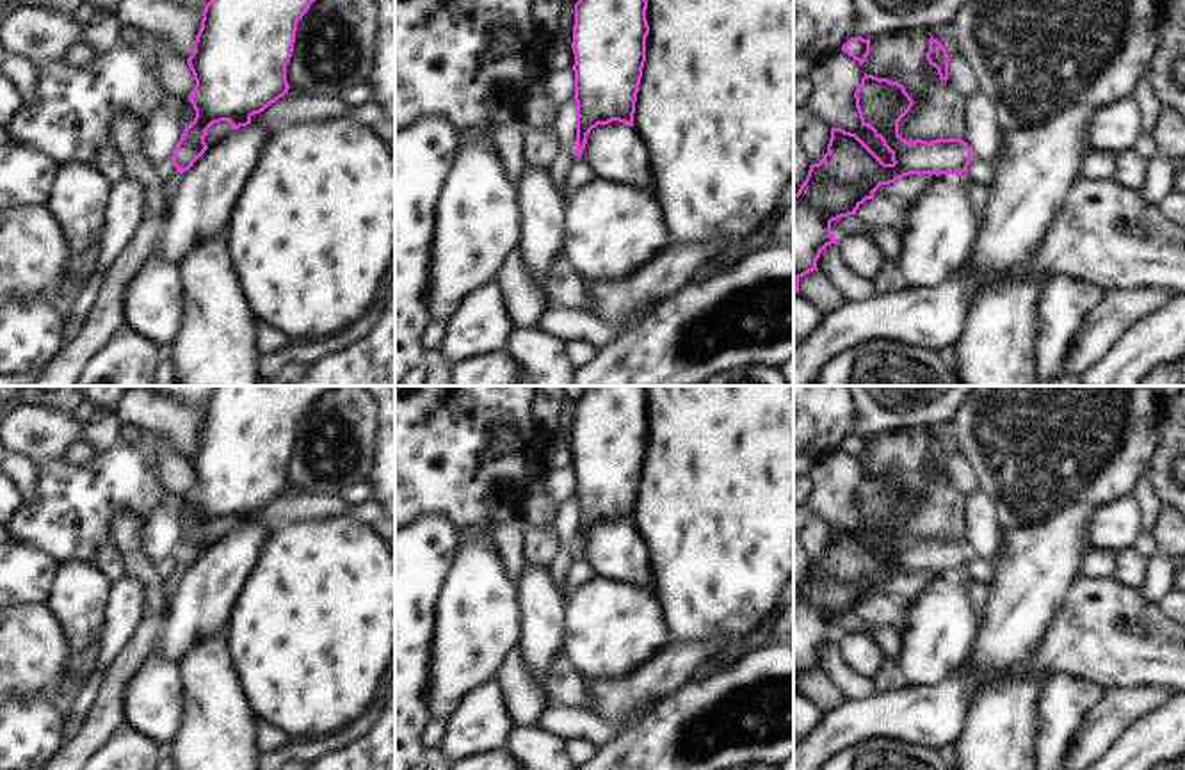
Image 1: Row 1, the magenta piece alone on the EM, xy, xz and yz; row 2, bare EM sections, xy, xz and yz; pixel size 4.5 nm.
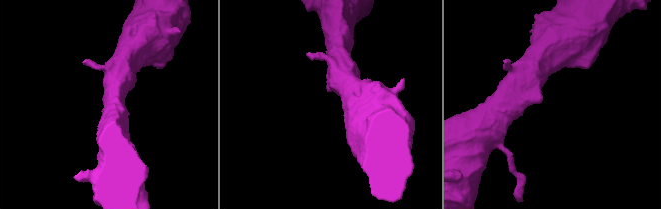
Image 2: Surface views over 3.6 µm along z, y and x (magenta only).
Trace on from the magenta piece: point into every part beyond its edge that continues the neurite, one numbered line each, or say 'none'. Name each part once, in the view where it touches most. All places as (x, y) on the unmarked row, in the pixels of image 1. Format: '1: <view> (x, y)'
1: yz (979, 591)

